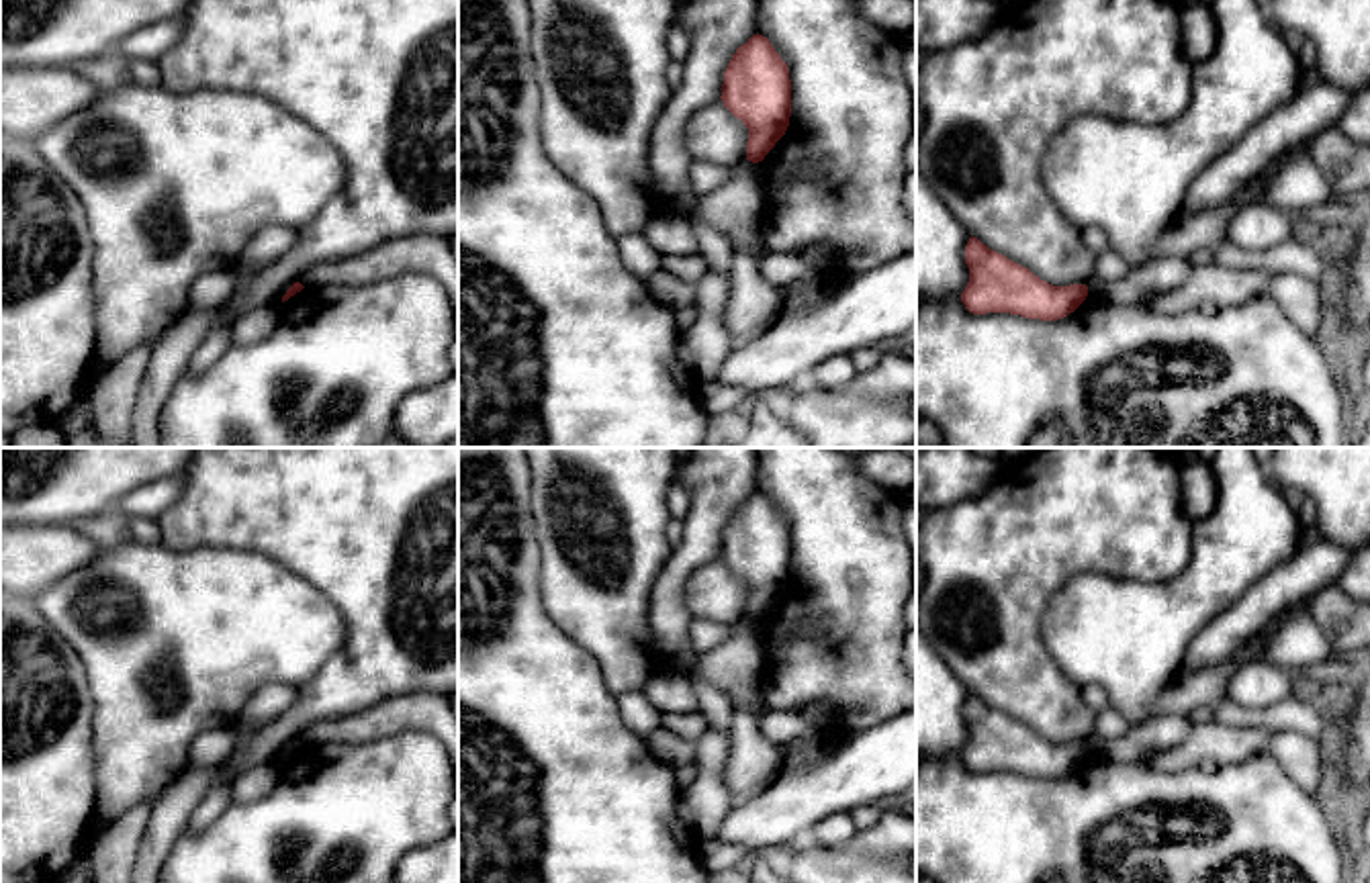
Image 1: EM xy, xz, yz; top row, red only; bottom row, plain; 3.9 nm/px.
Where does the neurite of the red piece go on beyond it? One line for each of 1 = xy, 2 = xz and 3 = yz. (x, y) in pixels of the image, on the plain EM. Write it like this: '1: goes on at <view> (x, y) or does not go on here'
1: does not go on here
2: does not go on here
3: does not go on here

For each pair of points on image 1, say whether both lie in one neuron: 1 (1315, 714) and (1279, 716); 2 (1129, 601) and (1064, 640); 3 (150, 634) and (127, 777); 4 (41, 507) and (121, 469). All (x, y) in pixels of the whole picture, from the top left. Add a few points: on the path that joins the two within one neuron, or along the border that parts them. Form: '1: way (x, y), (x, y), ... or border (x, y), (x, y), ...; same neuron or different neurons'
1: way (1307, 714), (1287, 716); same neuron
2: way (1113, 618), (1103, 628), (1080, 628); same neuron
3: way (150, 669), (142, 683), (142, 742); same neuron
4: way (62, 487), (80, 469), (101, 469); same neuron

